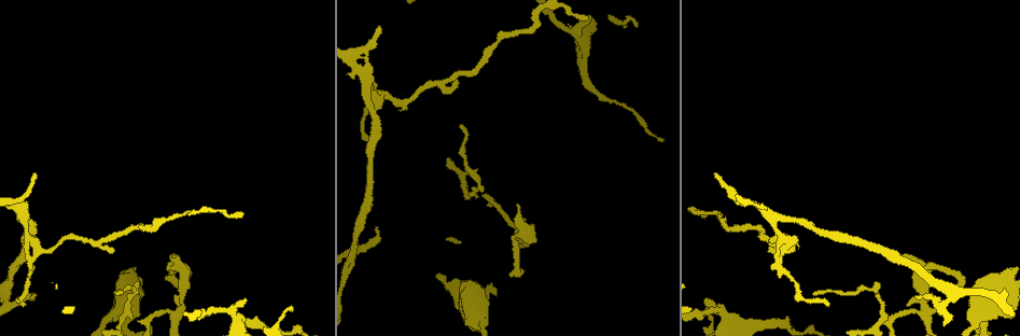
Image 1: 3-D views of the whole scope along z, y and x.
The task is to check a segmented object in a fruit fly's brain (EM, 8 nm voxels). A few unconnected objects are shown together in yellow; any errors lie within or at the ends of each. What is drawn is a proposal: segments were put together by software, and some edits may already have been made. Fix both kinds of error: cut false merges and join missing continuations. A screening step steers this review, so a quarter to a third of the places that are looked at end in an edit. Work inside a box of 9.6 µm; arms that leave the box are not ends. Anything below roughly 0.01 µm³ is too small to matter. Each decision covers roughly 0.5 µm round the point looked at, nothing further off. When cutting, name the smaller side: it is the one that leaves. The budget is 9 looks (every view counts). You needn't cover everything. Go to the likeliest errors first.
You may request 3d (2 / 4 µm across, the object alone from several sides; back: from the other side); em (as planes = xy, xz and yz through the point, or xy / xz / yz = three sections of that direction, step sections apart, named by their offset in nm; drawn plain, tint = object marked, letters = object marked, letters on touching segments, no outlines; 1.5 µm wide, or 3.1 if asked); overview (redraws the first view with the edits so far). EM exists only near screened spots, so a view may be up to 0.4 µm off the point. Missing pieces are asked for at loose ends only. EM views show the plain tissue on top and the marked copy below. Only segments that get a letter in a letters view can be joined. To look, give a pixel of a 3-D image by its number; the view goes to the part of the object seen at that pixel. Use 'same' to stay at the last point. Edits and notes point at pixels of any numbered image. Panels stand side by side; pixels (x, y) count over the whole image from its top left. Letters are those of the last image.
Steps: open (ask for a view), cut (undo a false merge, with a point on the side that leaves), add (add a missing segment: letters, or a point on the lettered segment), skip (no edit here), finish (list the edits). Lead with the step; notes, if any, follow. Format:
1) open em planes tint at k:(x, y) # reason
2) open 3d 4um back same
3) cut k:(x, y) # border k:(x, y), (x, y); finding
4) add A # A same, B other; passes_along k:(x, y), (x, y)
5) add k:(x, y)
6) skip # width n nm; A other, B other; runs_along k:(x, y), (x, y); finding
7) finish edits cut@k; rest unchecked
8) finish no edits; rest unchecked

open 3d 2um at 1:(924, 311) # two arms in line, one across

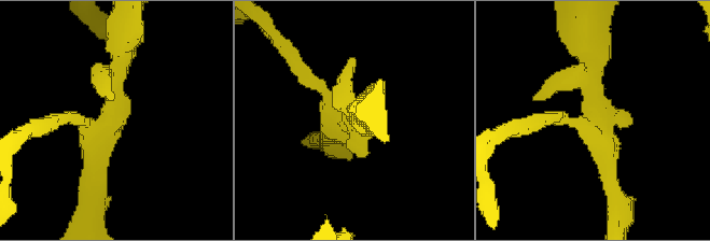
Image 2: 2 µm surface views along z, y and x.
open em planes tint at 2:(596, 121) # need the tissue

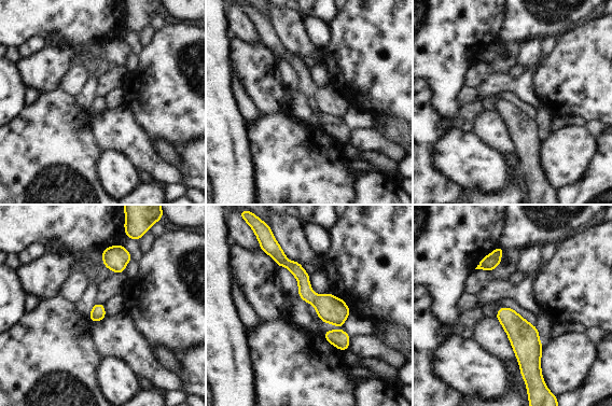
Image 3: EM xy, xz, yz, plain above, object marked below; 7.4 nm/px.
open em planes letters same # what lies round it

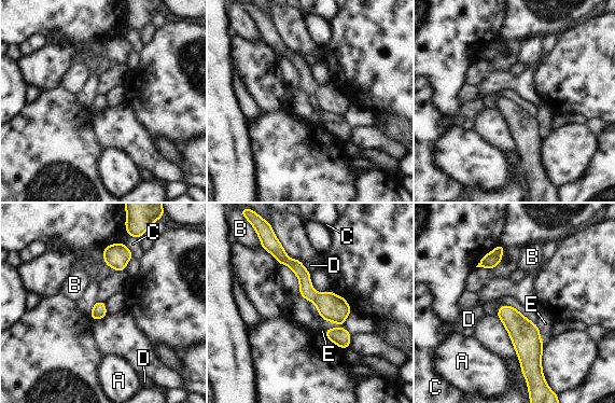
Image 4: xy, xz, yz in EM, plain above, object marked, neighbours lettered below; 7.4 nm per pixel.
skip # width 110 nm; A other, B other, C other, D other, E other; runs_along 4:(287, 261), (340, 320); all the same cell

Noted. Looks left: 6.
open em planes letters at 1:(707, 299) # free end

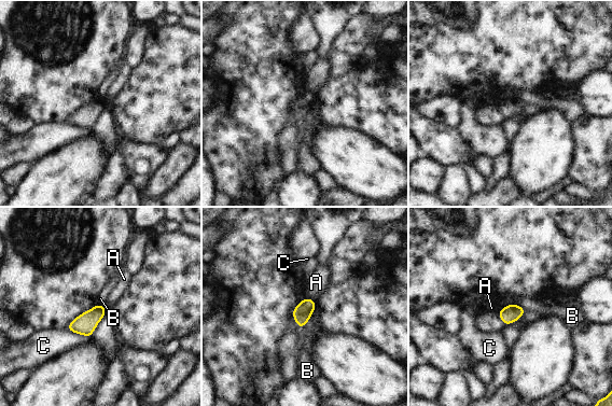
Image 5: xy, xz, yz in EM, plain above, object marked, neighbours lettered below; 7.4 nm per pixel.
skip # longest_contact C 200 nm; A other, B other, C other; border 5:(512, 303), (526, 310); no lettered segment goes on from it

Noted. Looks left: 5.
open em xy step 8 letters at 1:(378, 227)

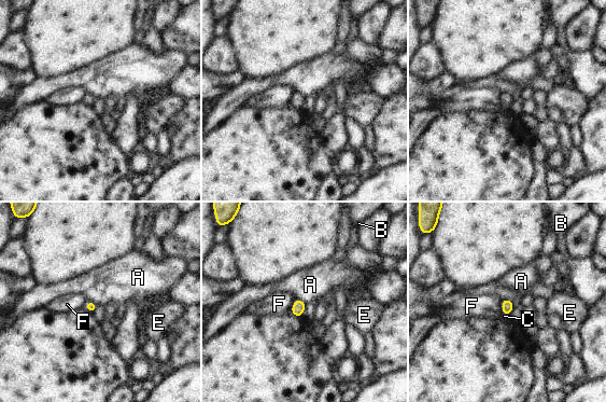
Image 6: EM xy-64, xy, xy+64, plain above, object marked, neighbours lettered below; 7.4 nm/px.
open em planes letters same

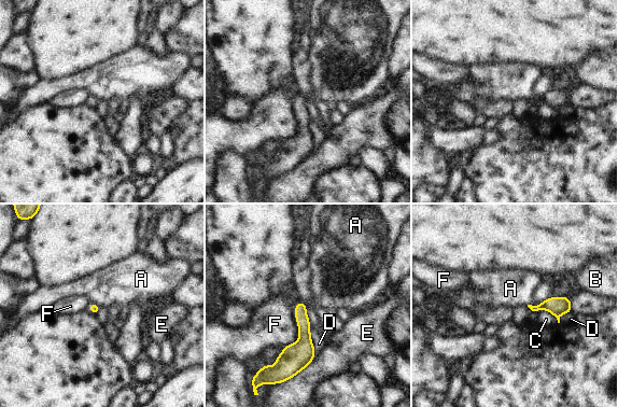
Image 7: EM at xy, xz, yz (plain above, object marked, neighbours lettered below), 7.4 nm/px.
skip # A other, B other, C other, D other, E other, F other; border 7:(93, 303), (99, 306); none of them fits

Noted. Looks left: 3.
open em xy step 4 tint at 1:(706, 217)

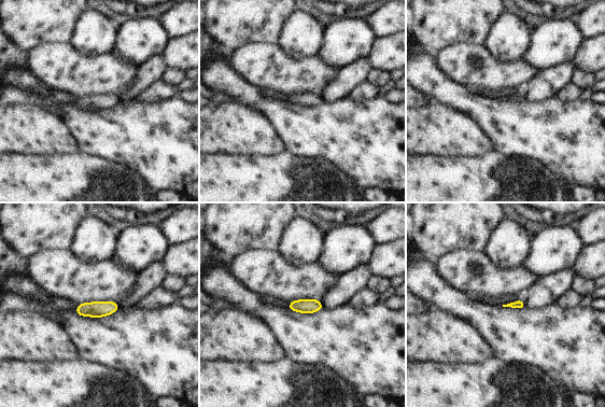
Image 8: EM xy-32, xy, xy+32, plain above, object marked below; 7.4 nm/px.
open em planes letters same # another direction

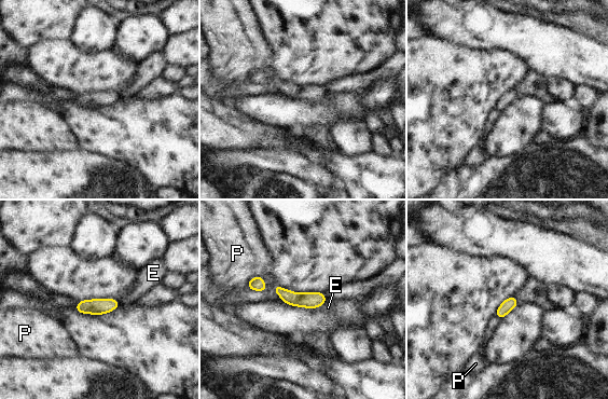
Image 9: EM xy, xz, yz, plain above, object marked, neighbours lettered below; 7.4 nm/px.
skip # E other, P other; runs_along 9:(277, 289), (293, 299), (322, 300); no lettered segment goes on from it

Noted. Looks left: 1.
finish no edits; rest unchecked

